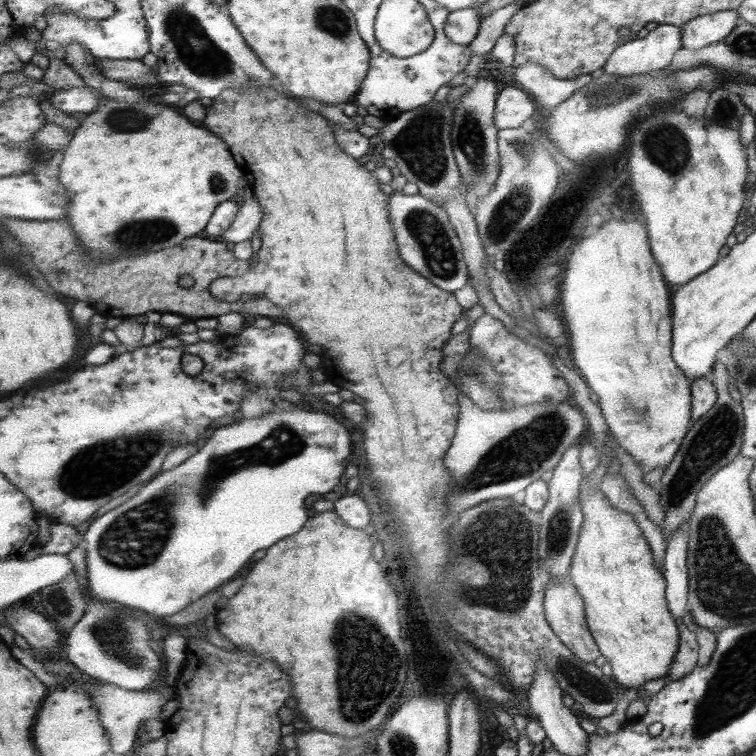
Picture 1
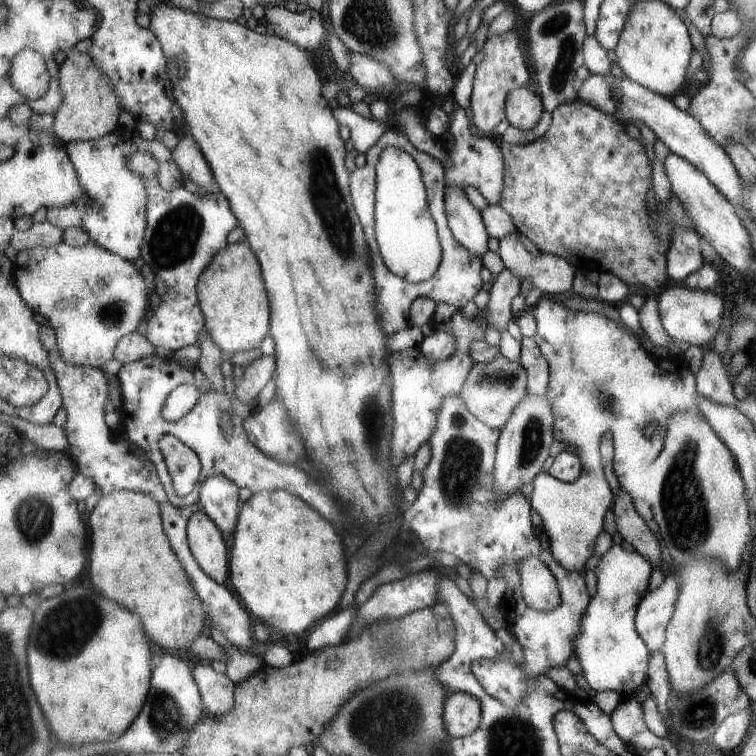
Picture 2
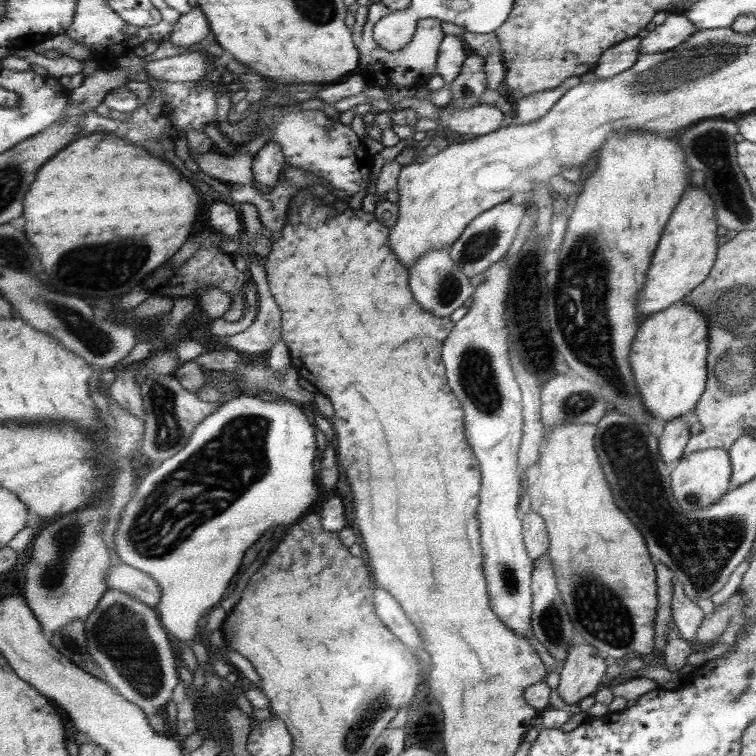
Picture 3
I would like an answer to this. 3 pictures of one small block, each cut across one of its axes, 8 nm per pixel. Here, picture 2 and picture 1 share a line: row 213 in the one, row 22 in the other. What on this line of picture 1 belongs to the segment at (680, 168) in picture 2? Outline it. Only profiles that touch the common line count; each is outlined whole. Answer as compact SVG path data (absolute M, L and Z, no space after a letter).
M734 10L719 11L700 17L682 26L683 48L697 50L708 44L724 41L739 20Z

